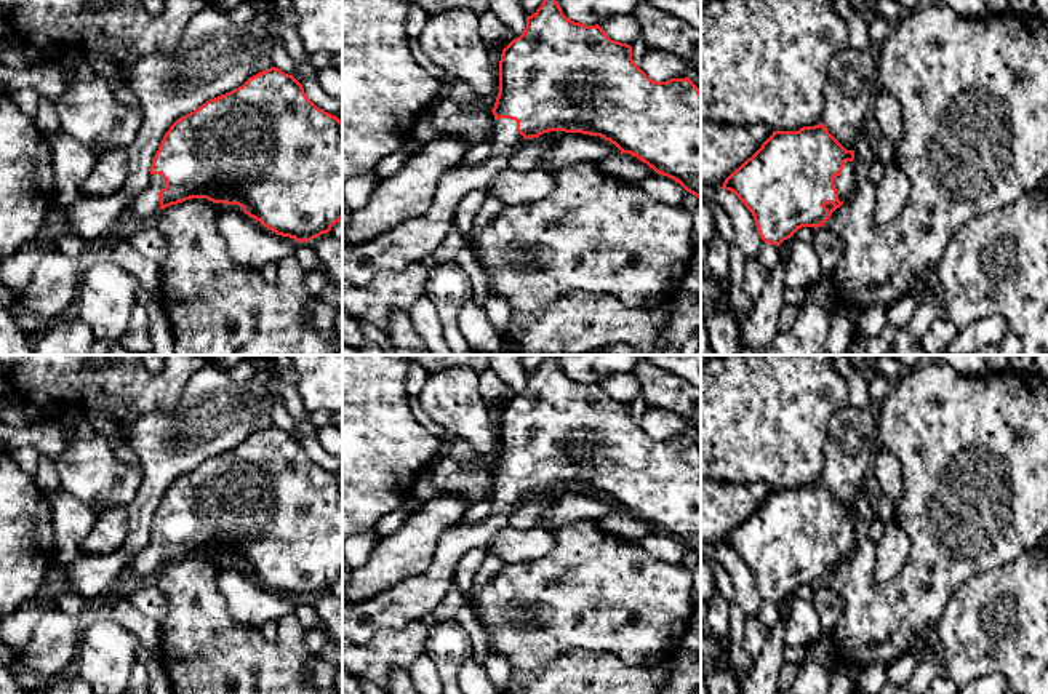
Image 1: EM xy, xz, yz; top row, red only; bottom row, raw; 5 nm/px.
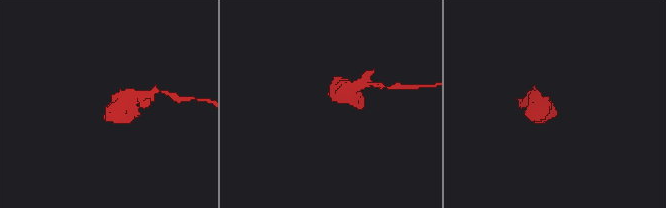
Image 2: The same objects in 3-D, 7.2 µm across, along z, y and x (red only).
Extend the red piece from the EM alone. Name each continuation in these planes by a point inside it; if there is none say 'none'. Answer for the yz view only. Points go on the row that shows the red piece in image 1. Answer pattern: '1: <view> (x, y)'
1: yz (845, 184)

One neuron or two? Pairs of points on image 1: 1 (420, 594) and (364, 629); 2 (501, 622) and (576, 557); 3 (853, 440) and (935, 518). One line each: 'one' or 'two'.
1: one
2: one
3: two

